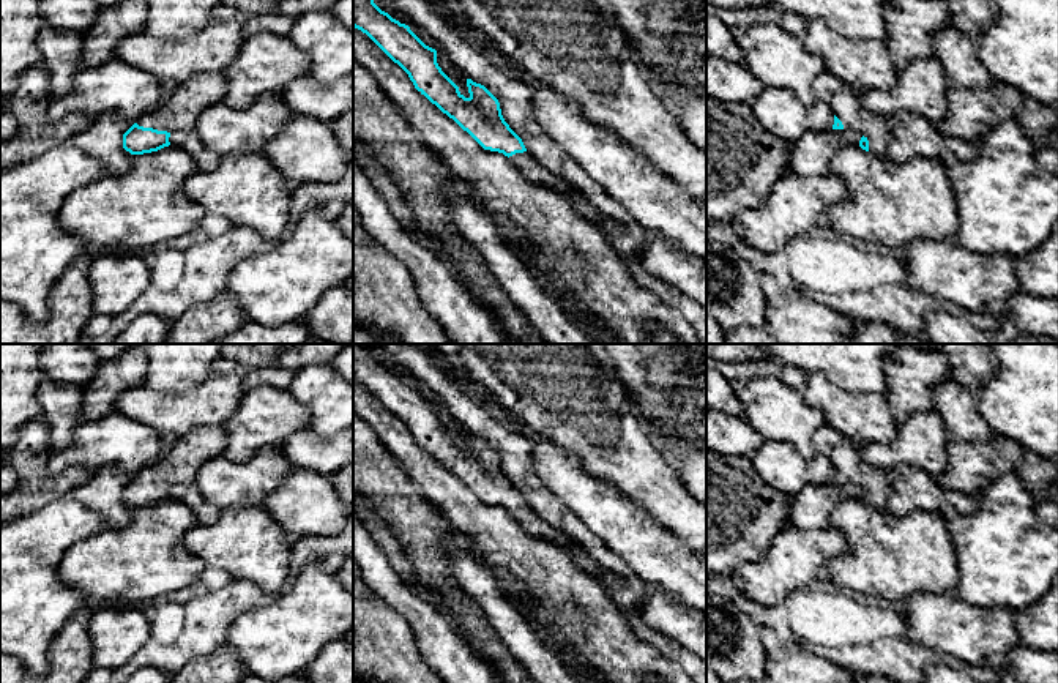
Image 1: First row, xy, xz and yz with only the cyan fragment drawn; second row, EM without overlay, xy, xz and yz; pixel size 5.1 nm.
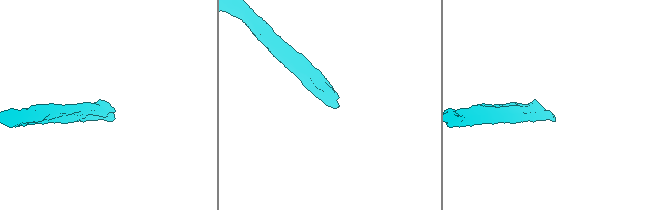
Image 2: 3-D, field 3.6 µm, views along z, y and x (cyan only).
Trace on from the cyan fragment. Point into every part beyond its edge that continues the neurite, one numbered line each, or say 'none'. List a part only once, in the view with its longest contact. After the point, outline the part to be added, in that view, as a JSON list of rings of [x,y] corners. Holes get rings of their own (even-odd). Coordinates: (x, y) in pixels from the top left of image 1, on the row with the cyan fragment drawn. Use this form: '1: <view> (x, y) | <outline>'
1: xy (183, 106) | [[[197,73],[167,95],[155,112],[143,114],[136,123],[143,128],[173,132],[196,128],[200,114],[213,104],[221,104],[225,95],[222,73]]]

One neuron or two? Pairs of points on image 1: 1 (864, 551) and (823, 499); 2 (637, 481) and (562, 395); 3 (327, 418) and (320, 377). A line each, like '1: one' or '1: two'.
1: two
2: one
3: one

